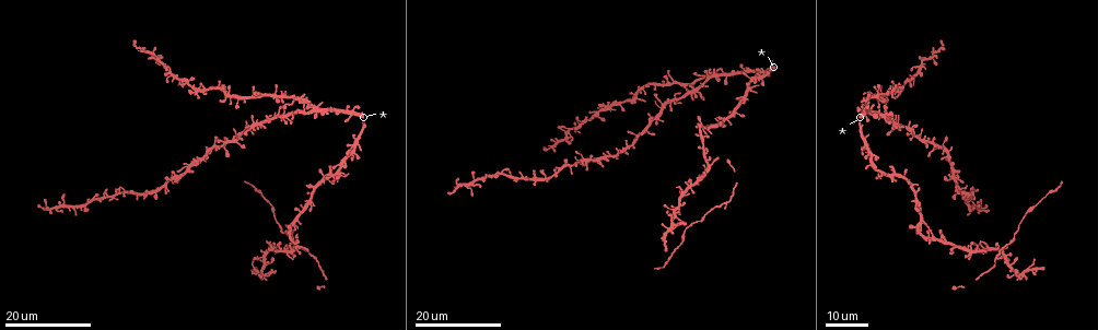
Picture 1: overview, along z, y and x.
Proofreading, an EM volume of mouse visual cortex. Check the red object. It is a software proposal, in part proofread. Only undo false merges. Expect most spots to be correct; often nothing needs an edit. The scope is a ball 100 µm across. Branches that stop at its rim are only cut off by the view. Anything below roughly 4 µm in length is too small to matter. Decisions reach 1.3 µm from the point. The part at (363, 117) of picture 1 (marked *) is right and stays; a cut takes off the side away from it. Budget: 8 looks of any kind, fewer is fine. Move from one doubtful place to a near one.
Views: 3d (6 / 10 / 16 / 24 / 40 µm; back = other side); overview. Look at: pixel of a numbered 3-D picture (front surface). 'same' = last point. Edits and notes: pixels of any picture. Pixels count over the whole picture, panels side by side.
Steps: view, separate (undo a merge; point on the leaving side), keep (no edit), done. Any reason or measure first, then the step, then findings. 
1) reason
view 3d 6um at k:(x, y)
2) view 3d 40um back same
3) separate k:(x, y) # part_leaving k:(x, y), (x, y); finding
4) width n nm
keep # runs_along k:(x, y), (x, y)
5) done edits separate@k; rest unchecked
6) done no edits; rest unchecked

four or more arms meet
view 3d 24um at 1:(312, 107)

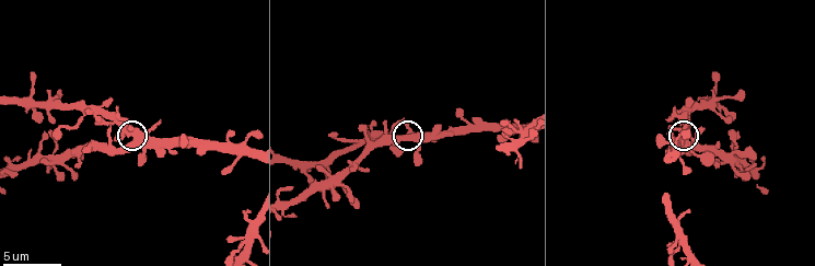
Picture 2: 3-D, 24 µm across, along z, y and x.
zoom in
view 3d 6um at 2:(136, 140)

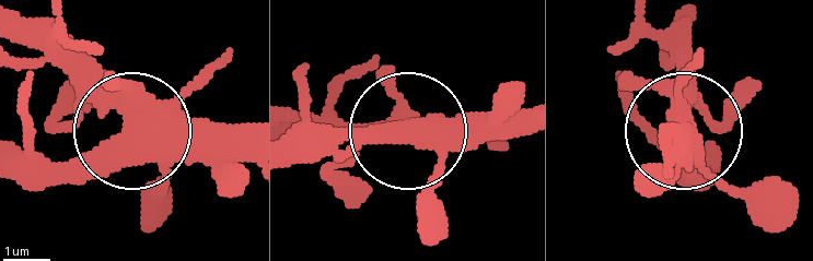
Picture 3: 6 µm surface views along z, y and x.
view 3d 6um back at 3:(128, 129)

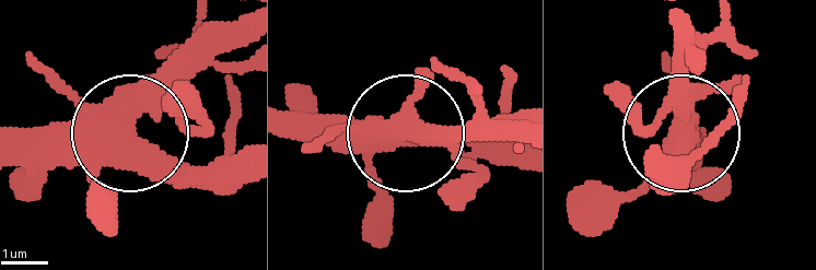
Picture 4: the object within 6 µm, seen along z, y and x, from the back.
width 510 nm
keep # runs_along 4:(19, 154), (114, 139), (239, 18); one neuron here

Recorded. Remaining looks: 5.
sudden change in width
view 3d 24um at 1:(568, 132)

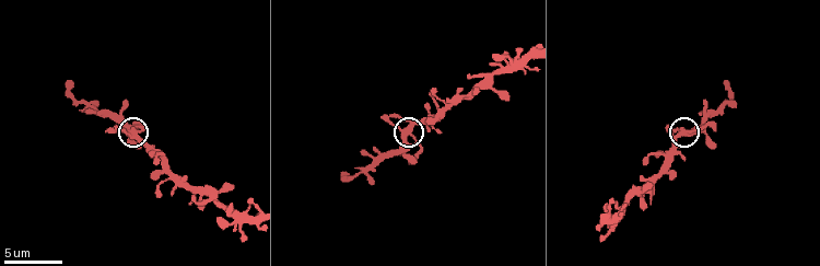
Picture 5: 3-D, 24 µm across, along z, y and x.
view 3d 6um at 5:(407, 128)

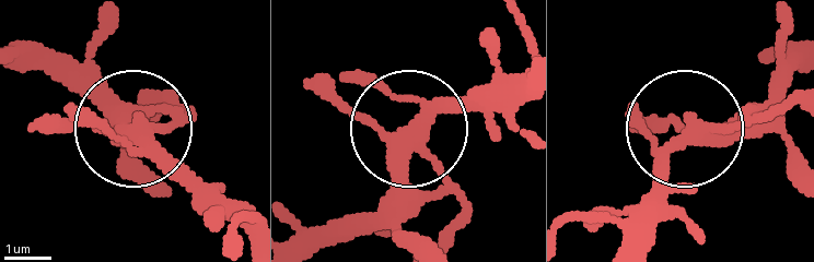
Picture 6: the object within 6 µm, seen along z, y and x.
keep # runs_along 6:(525, 68), (419, 118), (404, 189), (376, 221); one neuron here

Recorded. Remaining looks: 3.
four-way junction
view 3d 6um at 2:(360, 140)

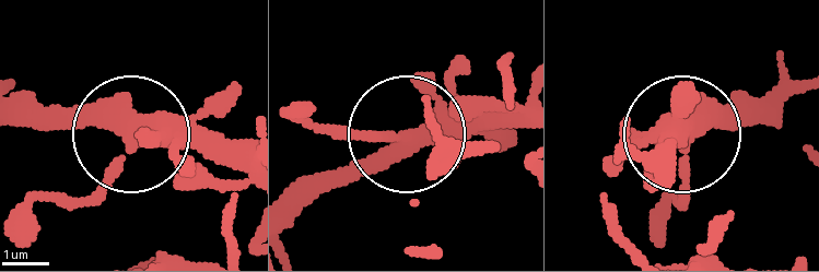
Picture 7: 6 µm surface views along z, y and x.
from behind
view 3d 6um back at 7:(405, 141)

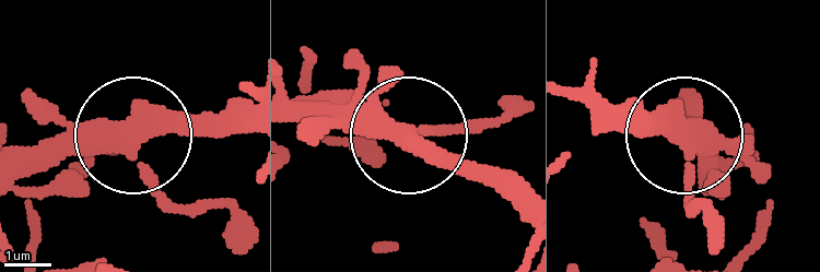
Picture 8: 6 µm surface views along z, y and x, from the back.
keep # runs_along 8:(19, 197), (78, 154), (132, 145), (172, 197), (214, 209); all the same neuron

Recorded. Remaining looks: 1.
done no edits; rest unchecked

